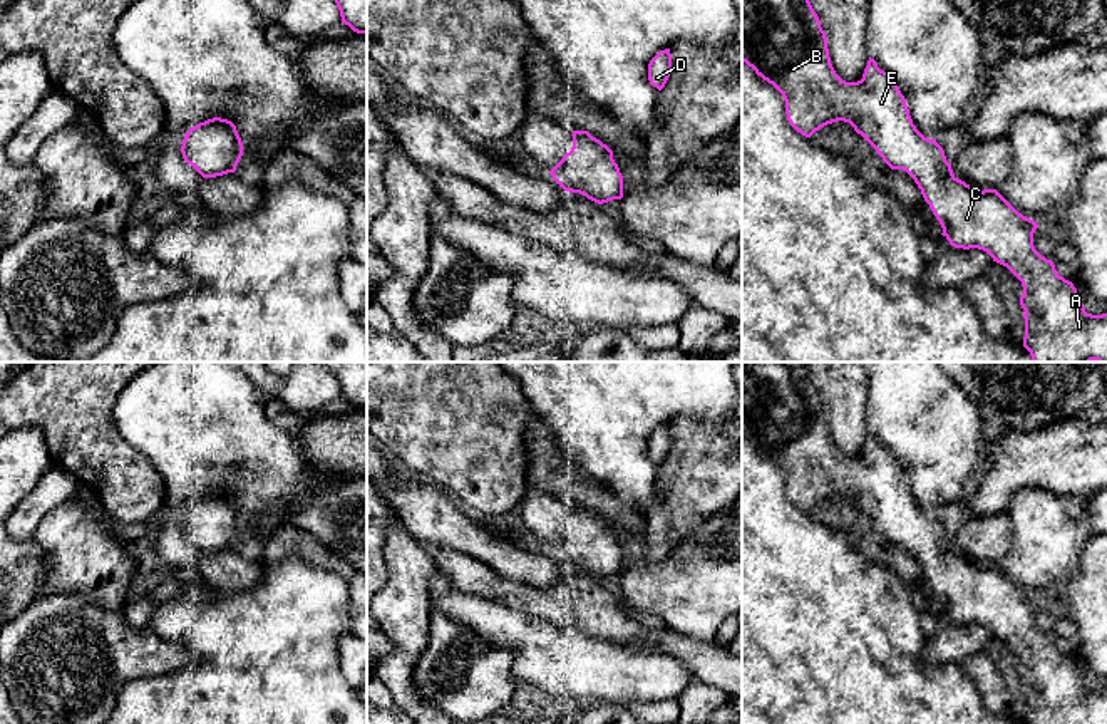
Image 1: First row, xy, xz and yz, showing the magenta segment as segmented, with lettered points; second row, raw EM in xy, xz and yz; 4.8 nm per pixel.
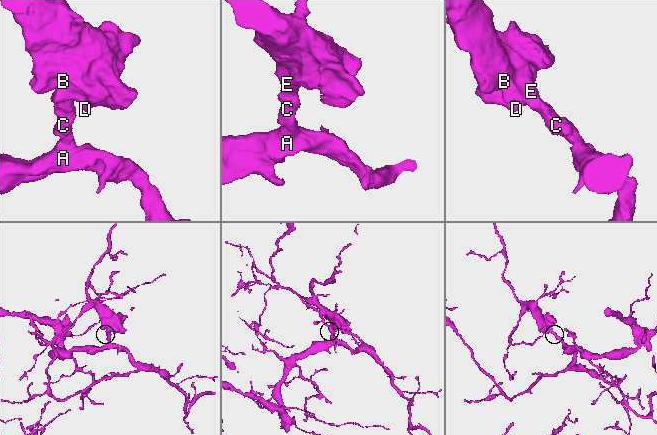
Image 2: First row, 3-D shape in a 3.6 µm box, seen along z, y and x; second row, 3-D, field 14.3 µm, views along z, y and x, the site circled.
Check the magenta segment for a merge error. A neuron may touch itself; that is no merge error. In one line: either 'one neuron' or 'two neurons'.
one neuron

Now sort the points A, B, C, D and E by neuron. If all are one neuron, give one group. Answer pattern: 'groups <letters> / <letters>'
groups A B C D E

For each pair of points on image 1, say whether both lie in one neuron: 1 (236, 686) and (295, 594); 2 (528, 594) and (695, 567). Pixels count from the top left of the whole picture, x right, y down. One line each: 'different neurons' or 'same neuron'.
1: same neuron
2: different neurons

